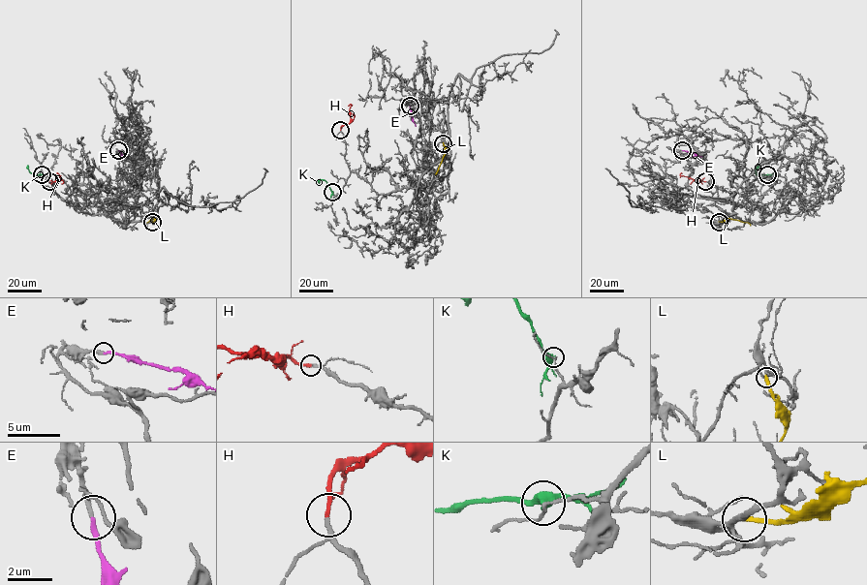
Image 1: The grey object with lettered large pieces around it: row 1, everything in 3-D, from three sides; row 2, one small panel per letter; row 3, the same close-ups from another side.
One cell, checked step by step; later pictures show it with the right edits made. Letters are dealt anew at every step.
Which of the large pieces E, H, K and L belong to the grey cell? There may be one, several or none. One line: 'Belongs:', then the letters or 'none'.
Belongs: E, H

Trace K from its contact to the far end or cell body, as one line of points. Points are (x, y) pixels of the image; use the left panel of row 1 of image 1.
K: (42, 175), (32, 173), (27, 165)

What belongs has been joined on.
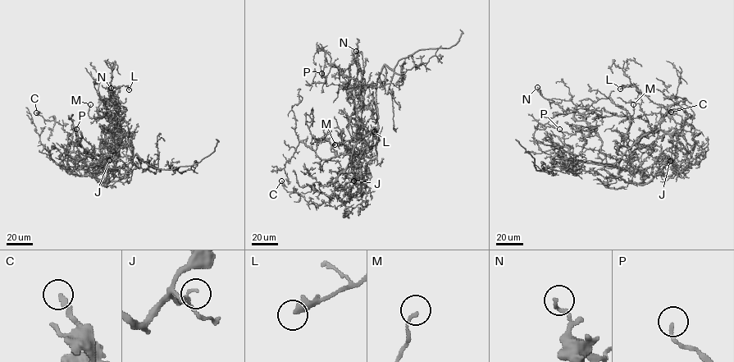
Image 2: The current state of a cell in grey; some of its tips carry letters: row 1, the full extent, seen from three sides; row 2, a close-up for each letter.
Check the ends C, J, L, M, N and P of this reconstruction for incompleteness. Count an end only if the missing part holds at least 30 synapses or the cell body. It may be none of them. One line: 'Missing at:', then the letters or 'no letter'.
Missing at: no letter

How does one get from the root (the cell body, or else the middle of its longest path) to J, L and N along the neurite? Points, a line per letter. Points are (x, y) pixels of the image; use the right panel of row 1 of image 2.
J: (618, 171), (619, 176), (627, 182), (646, 184), (670, 161)
L: (618, 171), (622, 156), (652, 130), (640, 107), (640, 93), (631, 84), (620, 89)
N: (618, 171), (617, 167), (606, 163), (596, 128), (574, 117), (576, 106), (571, 101), (545, 98), (537, 87)

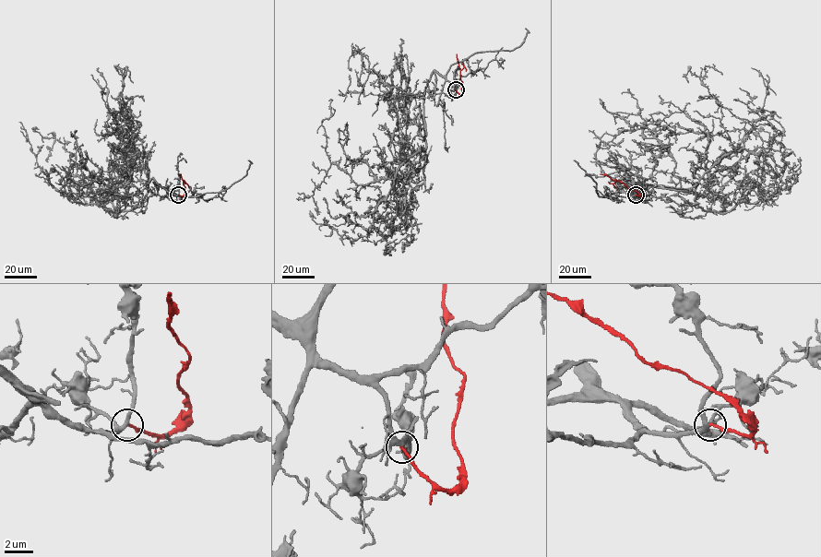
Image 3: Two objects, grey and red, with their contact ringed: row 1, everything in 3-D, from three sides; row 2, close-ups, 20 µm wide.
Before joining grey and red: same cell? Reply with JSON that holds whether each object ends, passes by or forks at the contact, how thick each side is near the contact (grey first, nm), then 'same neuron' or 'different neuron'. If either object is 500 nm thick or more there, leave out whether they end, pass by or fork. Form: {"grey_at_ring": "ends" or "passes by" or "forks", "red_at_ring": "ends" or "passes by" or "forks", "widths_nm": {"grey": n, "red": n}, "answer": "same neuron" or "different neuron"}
{"grey_at_ring": "forks", "red_at_ring": "ends", "widths_nm": {"grey": 280, "red": 180}, "answer": "different neuron"}

